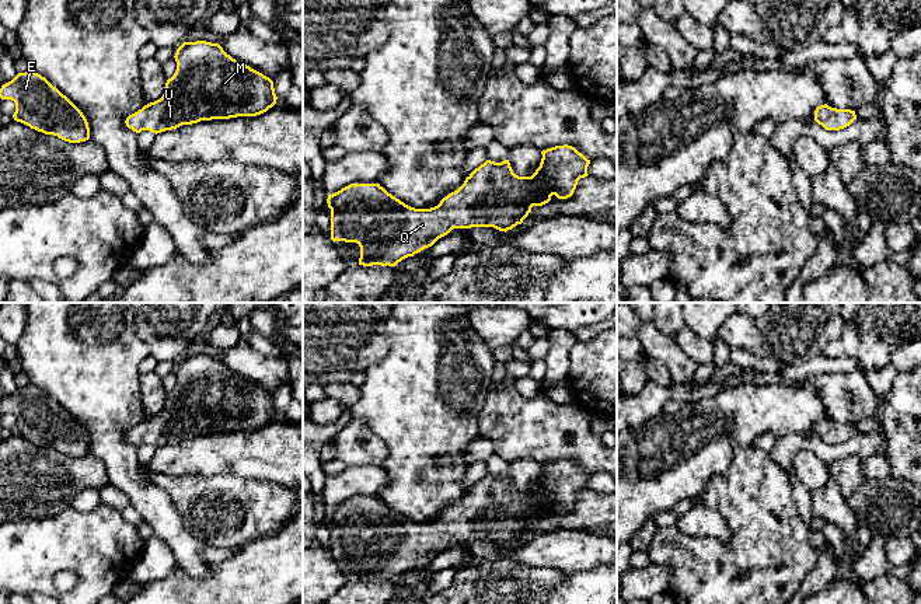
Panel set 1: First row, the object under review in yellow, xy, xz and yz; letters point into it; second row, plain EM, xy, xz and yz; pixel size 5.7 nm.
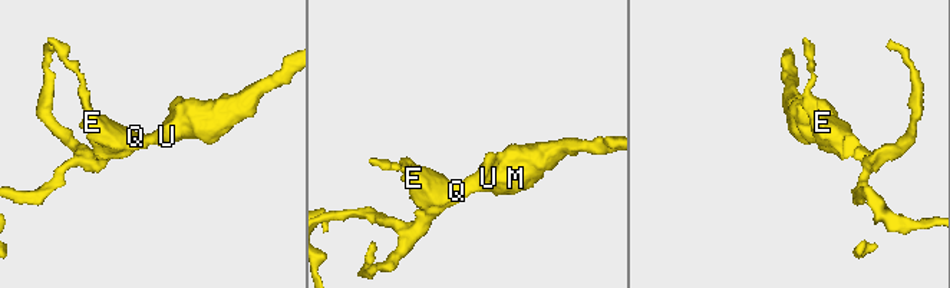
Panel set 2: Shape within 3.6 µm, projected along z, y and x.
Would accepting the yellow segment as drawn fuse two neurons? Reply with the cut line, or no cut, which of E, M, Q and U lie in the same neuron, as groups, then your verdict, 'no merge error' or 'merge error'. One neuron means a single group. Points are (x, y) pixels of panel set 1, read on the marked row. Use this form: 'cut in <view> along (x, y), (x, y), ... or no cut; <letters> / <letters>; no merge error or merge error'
no cut; E M Q U; no merge error

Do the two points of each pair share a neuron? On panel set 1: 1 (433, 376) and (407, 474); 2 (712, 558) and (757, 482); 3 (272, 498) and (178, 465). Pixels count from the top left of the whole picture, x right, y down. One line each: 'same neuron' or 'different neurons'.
1: same neuron
2: same neuron
3: different neurons

